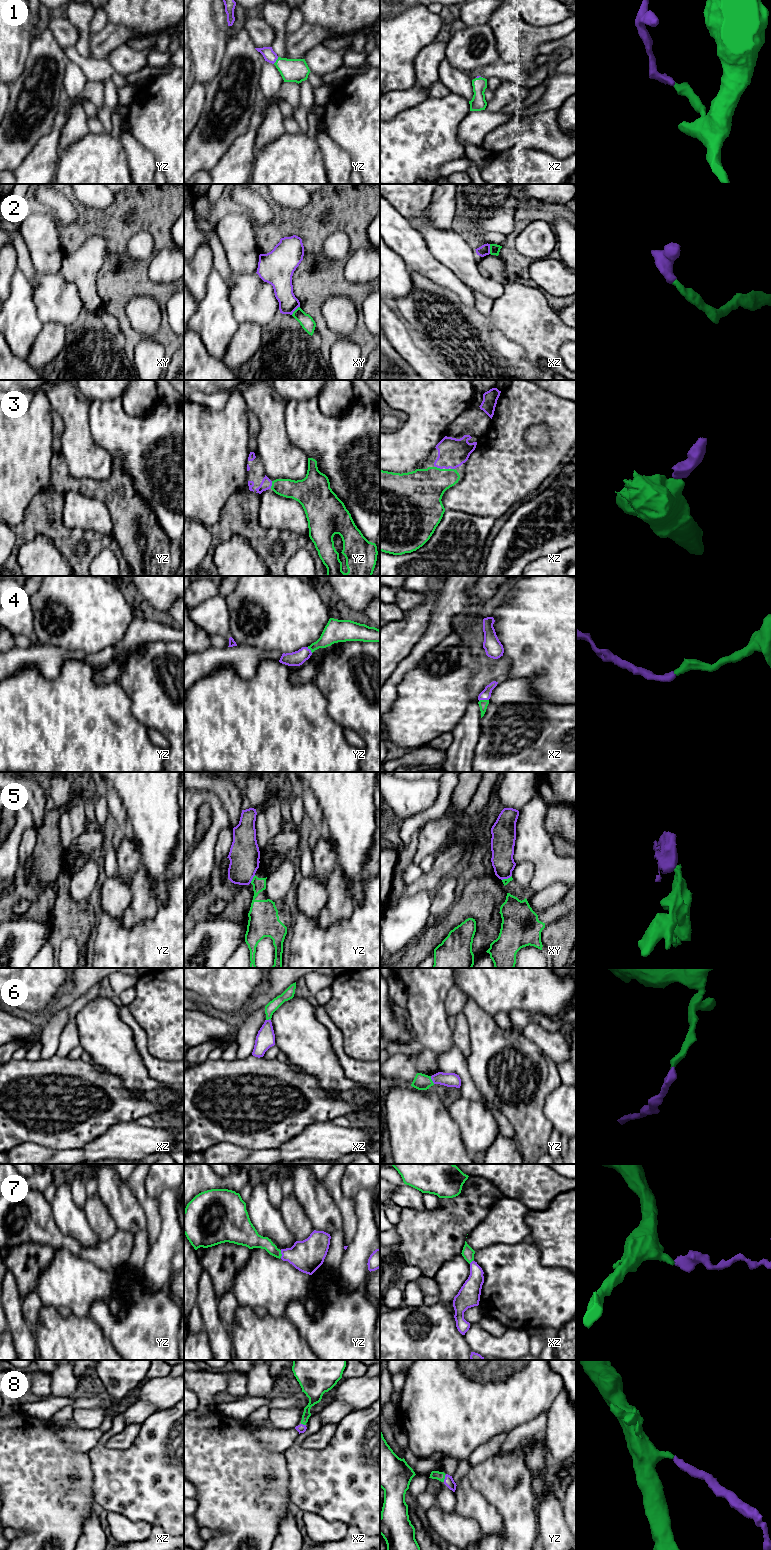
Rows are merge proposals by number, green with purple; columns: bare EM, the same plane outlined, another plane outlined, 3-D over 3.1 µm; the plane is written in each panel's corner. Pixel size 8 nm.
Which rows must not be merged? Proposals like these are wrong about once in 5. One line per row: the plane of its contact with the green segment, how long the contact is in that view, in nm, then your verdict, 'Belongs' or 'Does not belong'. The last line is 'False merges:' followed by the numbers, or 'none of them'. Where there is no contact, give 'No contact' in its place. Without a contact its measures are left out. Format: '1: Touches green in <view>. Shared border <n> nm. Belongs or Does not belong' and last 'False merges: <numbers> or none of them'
1: Touches green in yz. Shared border 70 nm. Belongs
2: Touches green in xz. Shared border 80 nm. Does not belong
3: Touches green in xz. Shared border 70 nm. Belongs
4: Touches green in xz. Shared border 80 nm. Belongs
5: Touches green in yz. Shared border 80 nm. Does not belong
6: Touches green in yz. Shared border 70 nm. Belongs
7: Touches green in yz. Shared border 60 nm. Belongs
8: Touches green in yz. Shared border 70 nm. Belongs
False merges: 2, 5

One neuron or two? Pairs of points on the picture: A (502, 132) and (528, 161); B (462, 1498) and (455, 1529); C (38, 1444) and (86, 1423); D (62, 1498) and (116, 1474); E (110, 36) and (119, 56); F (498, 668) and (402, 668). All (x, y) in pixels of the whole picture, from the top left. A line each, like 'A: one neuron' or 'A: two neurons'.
A: two neurons
B: two neurons
C: two neurons
D: two neurons
E: two neurons
F: two neurons

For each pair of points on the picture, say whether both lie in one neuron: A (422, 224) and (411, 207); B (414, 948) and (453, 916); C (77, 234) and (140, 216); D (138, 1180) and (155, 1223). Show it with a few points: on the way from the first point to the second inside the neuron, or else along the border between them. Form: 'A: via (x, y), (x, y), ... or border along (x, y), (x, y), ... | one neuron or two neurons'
A: border along (409, 219), (424, 211), (426, 218), (438, 227) | two neurons
B: via (424, 944), (443, 925) | one neuron
C: via (93, 229), (124, 229) | one neuron
D: via (139, 1191), (151, 1207), (152, 1212) | one neuron

